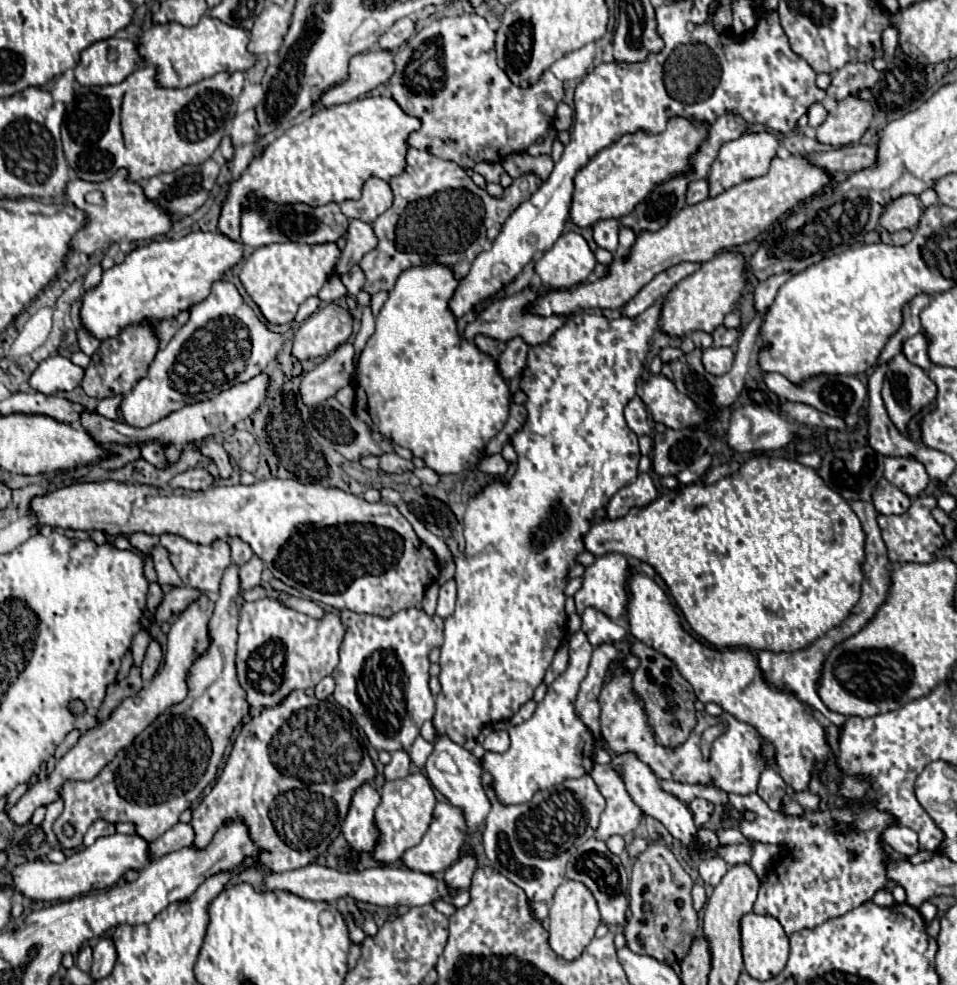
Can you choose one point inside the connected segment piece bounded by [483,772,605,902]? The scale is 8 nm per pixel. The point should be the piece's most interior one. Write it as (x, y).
(530, 839)

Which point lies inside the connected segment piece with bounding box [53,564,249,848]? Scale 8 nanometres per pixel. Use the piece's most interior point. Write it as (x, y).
(164, 771)

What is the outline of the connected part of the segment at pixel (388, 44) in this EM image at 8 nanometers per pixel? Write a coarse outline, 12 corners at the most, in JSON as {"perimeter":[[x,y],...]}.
{"perimeter":[[401,18],[379,38],[383,50],[393,50],[415,32],[409,18]]}

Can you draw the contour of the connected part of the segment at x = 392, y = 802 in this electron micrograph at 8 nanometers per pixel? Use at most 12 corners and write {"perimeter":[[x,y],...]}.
{"perimeter":[[421,772],[385,782],[375,860],[419,844],[437,800]]}

